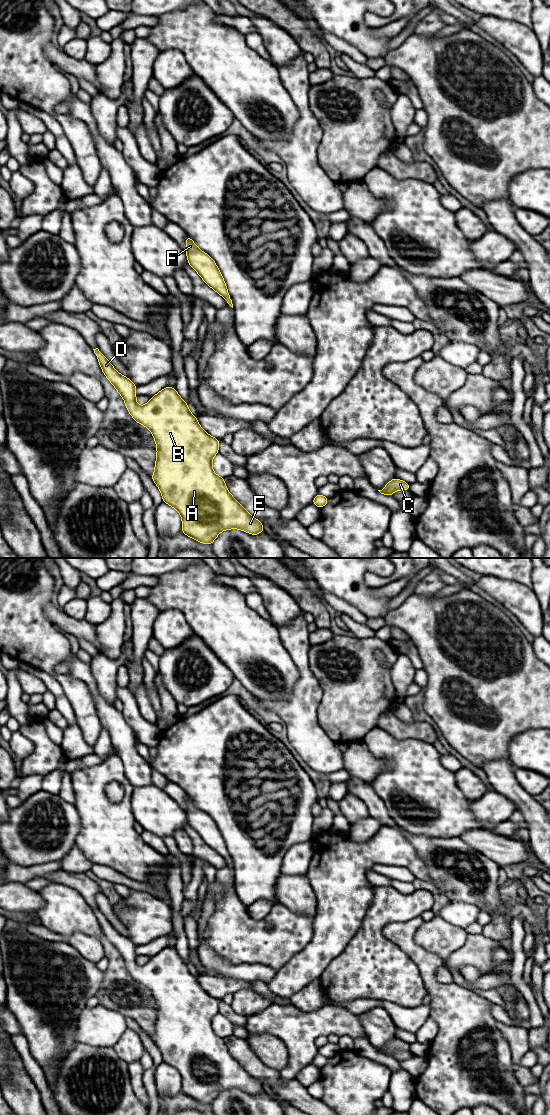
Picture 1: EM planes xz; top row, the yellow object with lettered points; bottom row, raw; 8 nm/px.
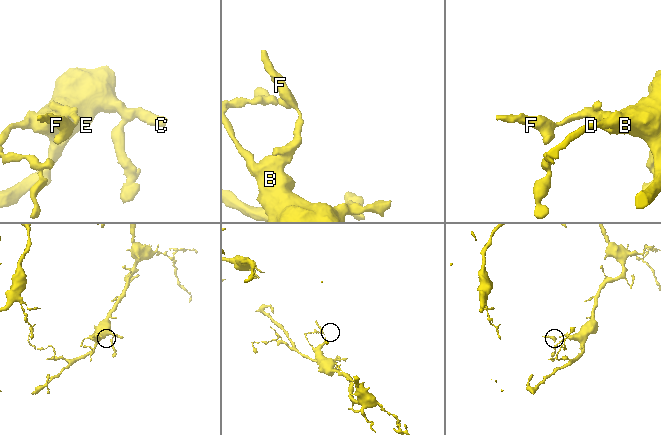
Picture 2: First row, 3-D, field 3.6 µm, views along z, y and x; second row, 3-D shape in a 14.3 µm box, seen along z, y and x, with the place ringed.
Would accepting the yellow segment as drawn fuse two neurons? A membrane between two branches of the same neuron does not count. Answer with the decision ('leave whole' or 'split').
leave whole

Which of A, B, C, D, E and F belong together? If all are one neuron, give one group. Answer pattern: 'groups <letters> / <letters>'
groups A B C D E F

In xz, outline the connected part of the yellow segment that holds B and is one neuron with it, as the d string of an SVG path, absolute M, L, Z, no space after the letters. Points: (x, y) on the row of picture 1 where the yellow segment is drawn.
M98 348L93 350L104 375L124 399L130 415L152 432L157 456L151 478L161 491L163 502L175 508L181 515L182 533L203 544L211 545L224 530L241 529L253 535L263 532L263 524L241 506L229 493L224 478L213 471L212 459L218 454L219 439L203 430L175 388L163 388L151 397L148 403L139 406L136 403L136 385L119 374Z

